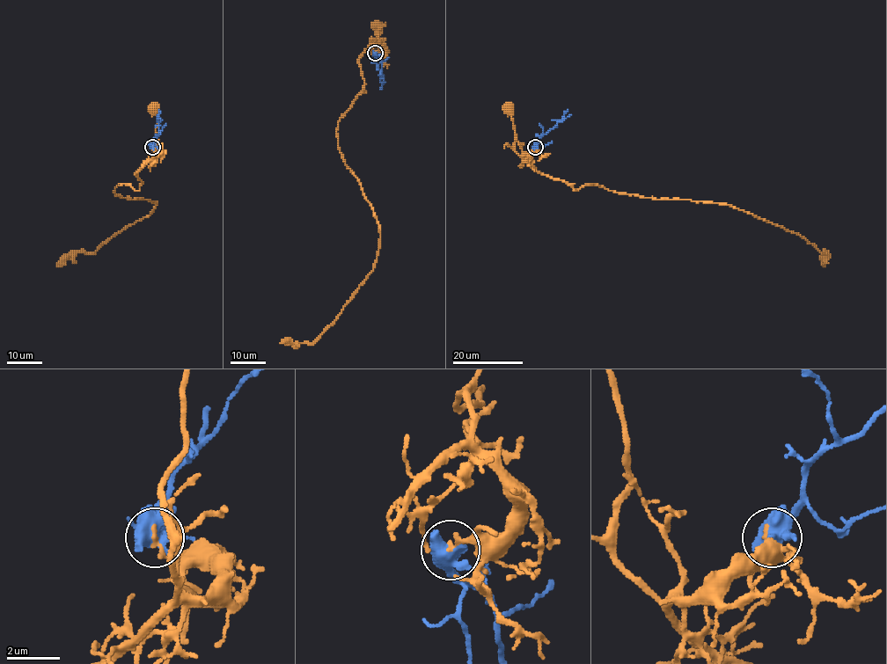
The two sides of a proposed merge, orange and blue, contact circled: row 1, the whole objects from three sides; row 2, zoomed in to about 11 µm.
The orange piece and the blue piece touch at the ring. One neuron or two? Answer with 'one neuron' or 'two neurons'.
two neurons

